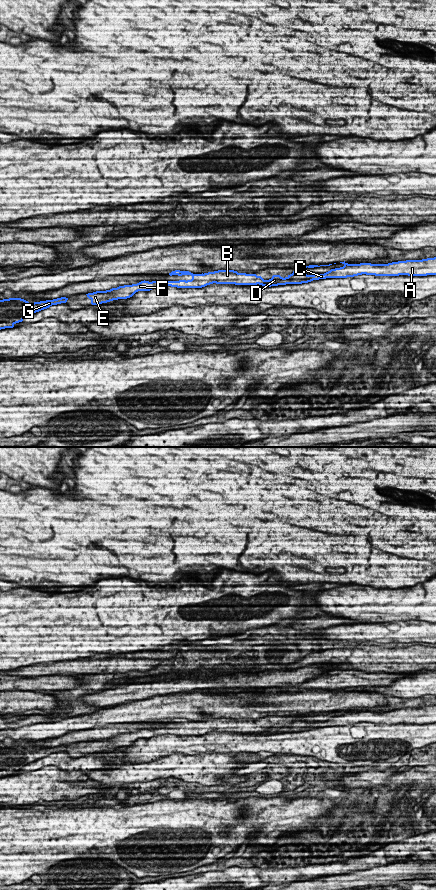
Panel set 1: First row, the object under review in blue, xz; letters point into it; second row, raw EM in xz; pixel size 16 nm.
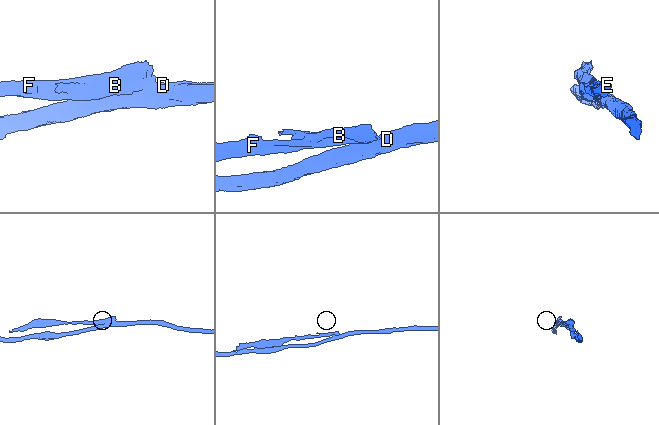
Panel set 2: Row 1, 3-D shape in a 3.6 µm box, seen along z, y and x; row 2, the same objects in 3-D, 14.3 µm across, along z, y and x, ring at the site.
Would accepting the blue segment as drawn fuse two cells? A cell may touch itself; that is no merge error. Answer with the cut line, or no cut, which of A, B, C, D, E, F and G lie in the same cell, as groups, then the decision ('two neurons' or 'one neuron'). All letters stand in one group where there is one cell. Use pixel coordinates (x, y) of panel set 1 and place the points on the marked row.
cut in xz along (267, 280), (261, 284); A C D / B E F G; two neurons

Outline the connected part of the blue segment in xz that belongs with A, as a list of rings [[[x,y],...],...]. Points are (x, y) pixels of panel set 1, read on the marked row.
[[[436,257],[422,260],[406,260],[392,262],[388,264],[348,264],[345,261],[340,262],[344,266],[340,268],[331,269],[324,274],[307,275],[300,271],[300,268],[314,268],[320,267],[318,265],[301,266],[293,271],[292,274],[283,278],[280,275],[273,275],[271,279],[267,280],[262,286],[271,287],[286,284],[302,284],[313,280],[326,278],[347,278],[362,274],[375,276],[427,276],[436,275]]]

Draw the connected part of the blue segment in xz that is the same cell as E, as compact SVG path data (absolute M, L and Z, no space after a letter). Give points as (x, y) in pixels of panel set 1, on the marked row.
M175 270L169 273L172 275L191 275L191 280L179 281L141 281L137 284L119 286L106 291L96 291L86 294L91 300L92 305L99 305L118 299L127 299L132 297L138 291L150 291L159 287L177 287L177 288L202 288L207 285L216 284L235 284L235 285L262 285L267 280L256 274L238 273L234 270L218 270L214 272L193 274L189 271Z

